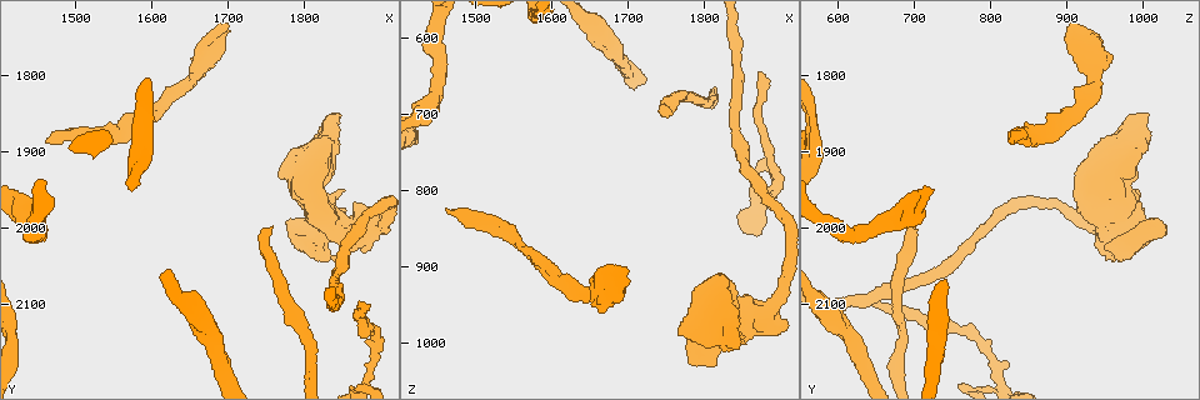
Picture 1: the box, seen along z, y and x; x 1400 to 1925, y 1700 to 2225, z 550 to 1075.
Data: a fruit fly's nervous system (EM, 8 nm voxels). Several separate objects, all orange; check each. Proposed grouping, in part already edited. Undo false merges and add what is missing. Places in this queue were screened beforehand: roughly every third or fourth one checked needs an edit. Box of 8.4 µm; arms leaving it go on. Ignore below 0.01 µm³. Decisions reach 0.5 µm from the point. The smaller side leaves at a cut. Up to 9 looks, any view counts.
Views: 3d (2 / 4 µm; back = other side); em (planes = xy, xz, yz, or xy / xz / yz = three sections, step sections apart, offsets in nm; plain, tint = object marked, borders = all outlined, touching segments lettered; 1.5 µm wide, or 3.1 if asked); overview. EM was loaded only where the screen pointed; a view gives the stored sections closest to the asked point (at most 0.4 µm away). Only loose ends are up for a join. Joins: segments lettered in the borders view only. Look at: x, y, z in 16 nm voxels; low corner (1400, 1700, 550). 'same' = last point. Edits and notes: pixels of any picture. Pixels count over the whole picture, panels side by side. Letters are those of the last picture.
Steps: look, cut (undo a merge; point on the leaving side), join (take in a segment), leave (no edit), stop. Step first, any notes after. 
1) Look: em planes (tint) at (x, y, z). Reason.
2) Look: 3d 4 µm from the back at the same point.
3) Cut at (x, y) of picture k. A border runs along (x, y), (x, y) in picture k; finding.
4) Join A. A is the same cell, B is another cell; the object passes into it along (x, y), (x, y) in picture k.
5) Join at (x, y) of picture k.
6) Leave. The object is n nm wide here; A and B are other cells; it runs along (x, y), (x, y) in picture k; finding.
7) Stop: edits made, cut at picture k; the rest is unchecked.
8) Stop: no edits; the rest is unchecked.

Look: em xz step 4 (borders) at (1760, 1995, 695). An open end.

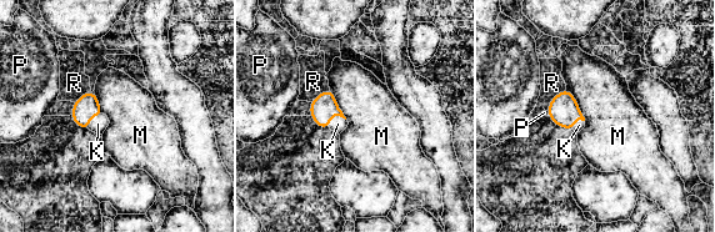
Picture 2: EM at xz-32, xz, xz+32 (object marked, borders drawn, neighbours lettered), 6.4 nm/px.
Look: em planes (borders) at the same point. Cut it another way.

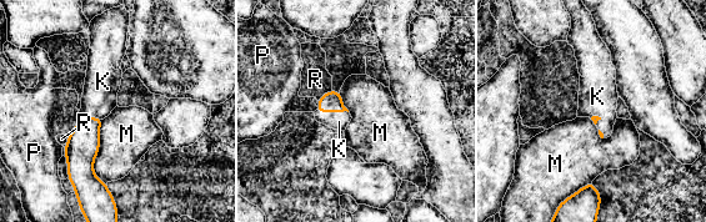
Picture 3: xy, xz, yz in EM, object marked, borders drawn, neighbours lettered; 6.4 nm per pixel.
Join K. The longest contact is with M, 420 nm; K is the same cell, M, P and R are other cells; it goes on there.

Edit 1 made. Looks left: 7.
Look: em xy step 4 (tint) at (1705, 1735, 910). Branch stops here.

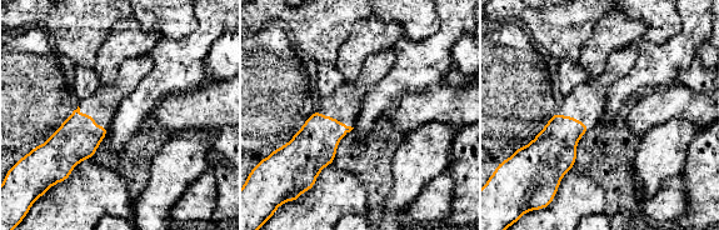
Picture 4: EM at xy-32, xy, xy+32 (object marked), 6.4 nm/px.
Look: em planes (tint) at the same point.

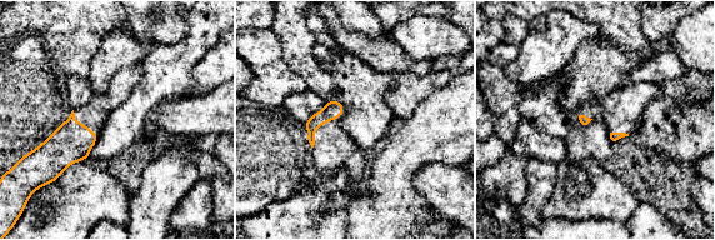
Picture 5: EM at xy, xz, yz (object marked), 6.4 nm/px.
Look: em planes (borders) at the same point.

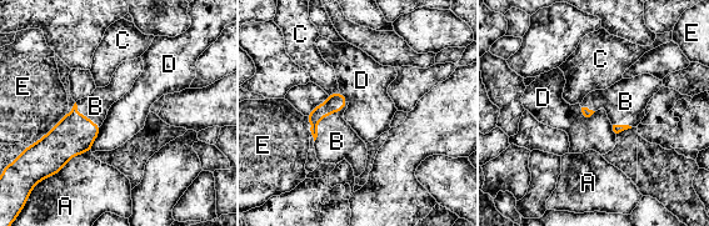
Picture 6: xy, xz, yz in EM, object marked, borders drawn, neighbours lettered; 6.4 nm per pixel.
Join B. B is the same cell, A, C, D and E are other cells; the object passes into it along (336, 101), (324, 115), (336, 141) in picture 6; it goes on there.

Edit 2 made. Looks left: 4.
Look: overview.

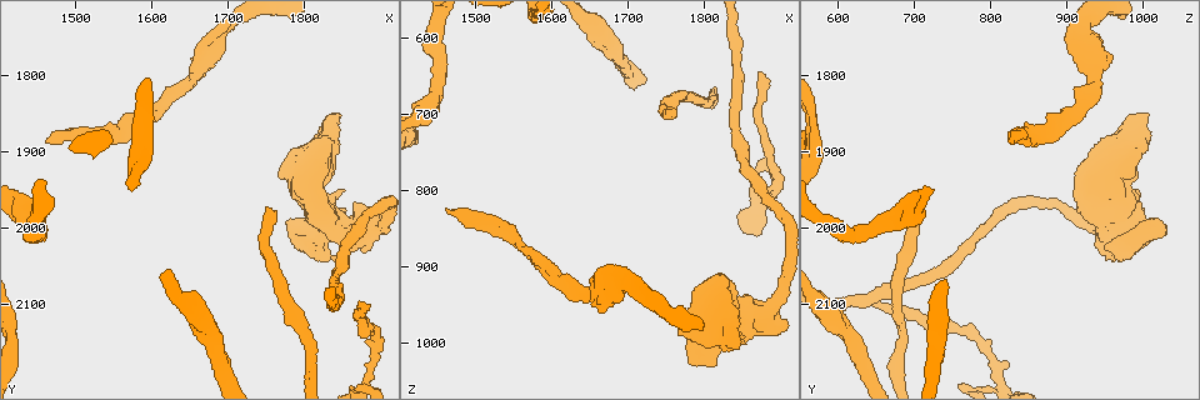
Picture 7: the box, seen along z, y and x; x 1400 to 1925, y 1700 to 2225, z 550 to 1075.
Look: em xz step 4 (tint) at (1850, 1955, 995).

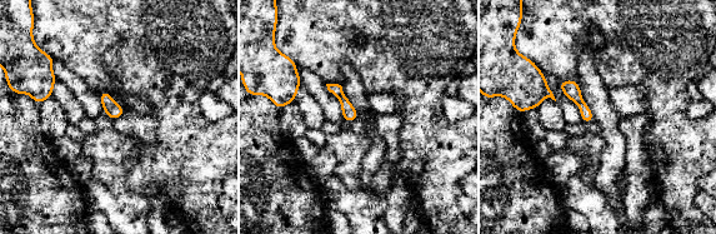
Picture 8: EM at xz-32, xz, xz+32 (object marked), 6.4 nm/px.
Look: em planes (borders) at the same point.

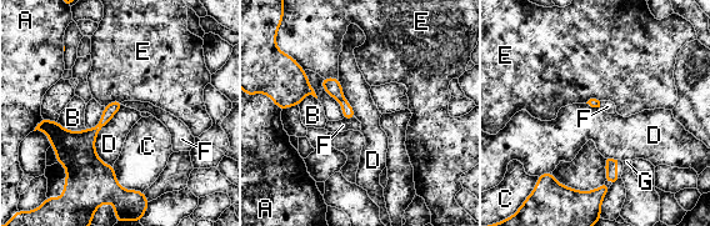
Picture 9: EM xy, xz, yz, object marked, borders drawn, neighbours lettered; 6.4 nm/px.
Leave. A, B, C, D, E, F and G are other cells; a border runs along (123, 105), (95, 141), (111, 166) in picture 9; none of them fits.

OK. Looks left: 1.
Stop: edits made, join at picture 3, join at picture 6; the rest is unchecked.

